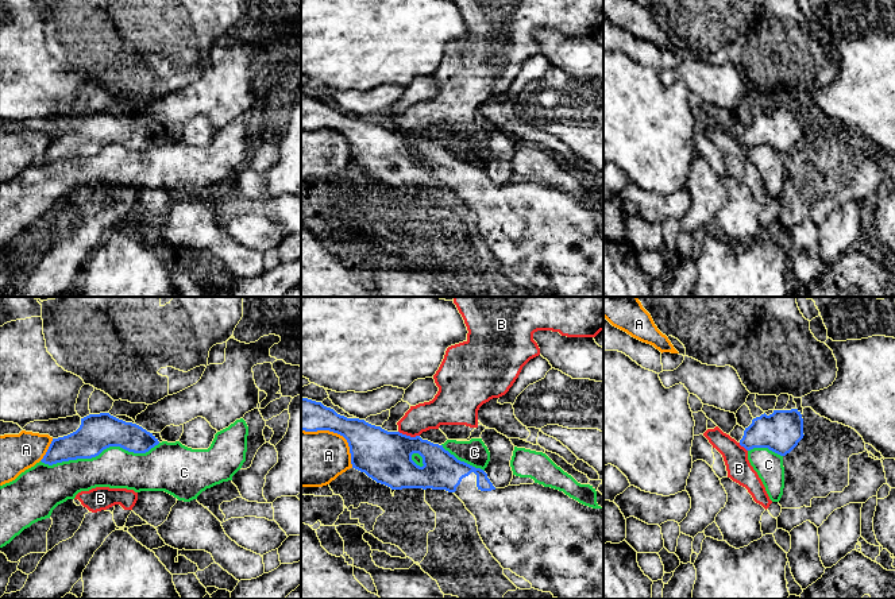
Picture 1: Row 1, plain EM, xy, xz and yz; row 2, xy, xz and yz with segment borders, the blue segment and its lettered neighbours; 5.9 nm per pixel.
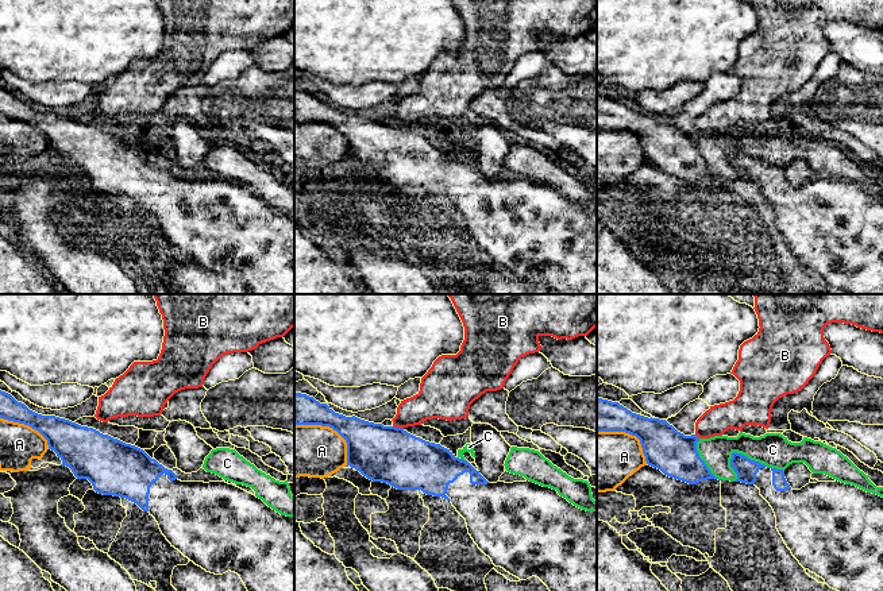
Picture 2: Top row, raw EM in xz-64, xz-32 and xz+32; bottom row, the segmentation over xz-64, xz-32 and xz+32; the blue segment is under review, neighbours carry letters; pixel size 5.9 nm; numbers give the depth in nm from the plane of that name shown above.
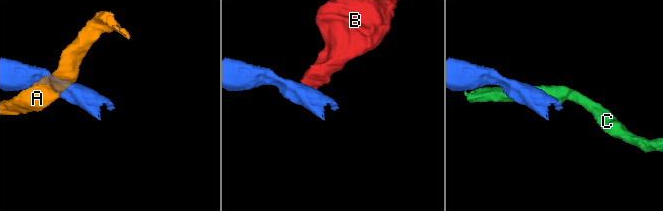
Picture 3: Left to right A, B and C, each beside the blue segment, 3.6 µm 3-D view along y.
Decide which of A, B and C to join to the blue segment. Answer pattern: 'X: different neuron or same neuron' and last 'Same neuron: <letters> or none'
A: different neuron
B: different neuron
C: different neuron
Same neuron: none

